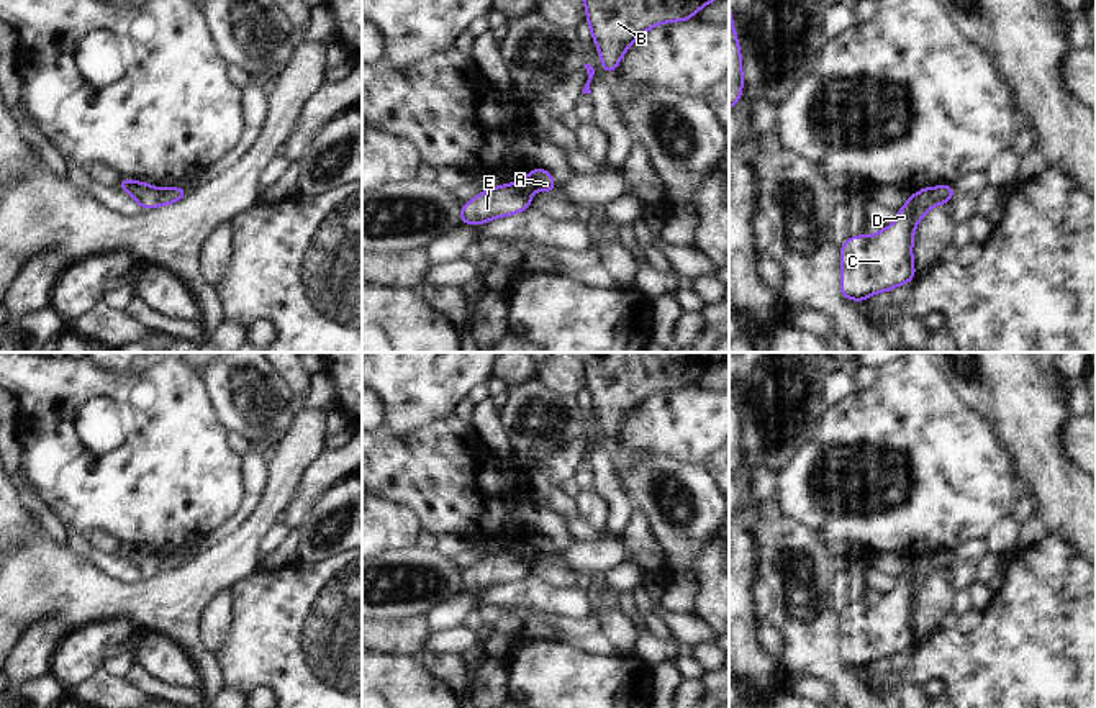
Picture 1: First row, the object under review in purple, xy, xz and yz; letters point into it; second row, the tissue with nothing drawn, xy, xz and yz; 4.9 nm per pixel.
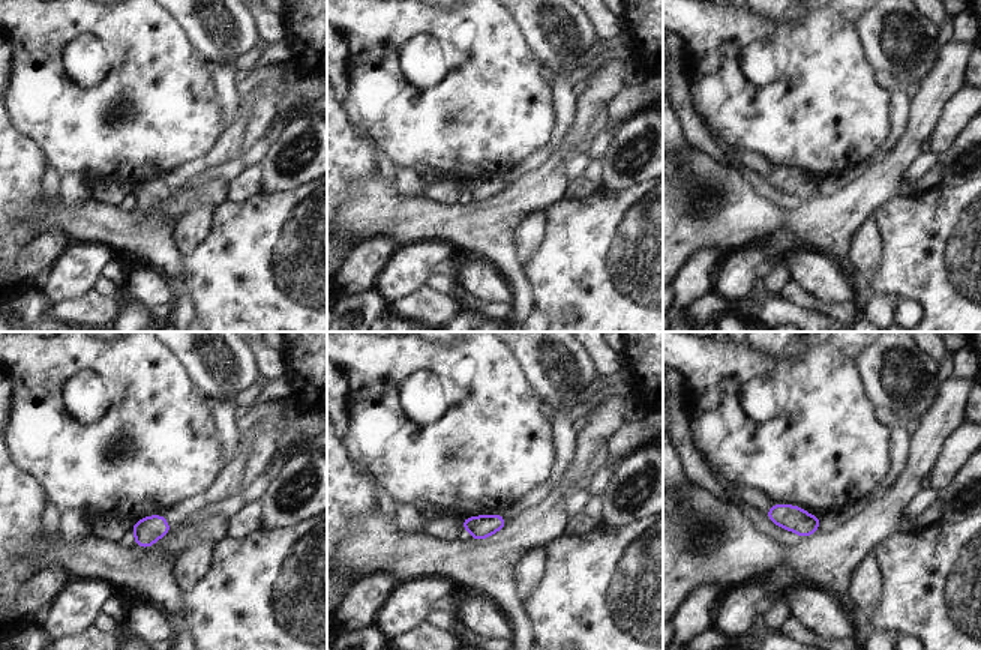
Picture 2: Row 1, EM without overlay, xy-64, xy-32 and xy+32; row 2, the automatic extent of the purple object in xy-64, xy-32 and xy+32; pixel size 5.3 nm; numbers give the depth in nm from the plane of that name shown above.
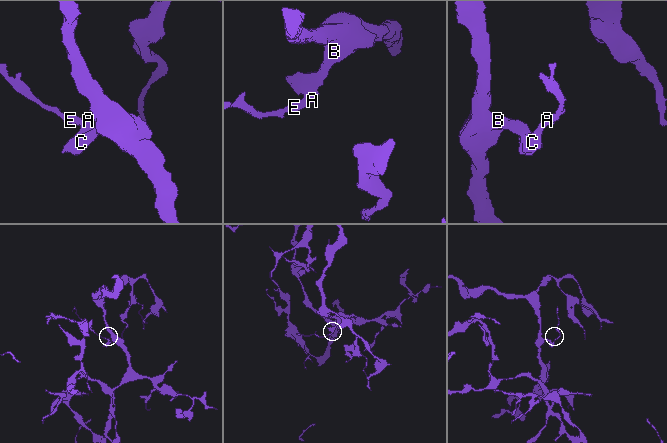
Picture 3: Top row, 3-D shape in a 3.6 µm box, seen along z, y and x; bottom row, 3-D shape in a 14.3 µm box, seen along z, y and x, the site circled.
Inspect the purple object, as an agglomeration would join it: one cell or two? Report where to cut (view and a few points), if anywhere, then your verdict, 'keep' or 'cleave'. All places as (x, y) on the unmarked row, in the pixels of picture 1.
xy (159, 556), (154, 572) | cleave

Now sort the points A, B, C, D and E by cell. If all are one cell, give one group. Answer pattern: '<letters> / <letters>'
A B C D / E

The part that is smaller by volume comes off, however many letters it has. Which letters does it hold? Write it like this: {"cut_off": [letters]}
{"cut_off": ["E"]}

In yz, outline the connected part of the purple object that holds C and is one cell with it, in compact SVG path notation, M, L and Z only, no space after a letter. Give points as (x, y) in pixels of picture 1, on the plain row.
M932 554L909 562L896 587L876 601L850 603L840 613L840 660L847 667L890 659L913 649L913 603L919 587L934 574Z

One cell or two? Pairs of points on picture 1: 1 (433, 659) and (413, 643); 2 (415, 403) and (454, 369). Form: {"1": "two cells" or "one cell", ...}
{"1": "two cells", "2": "one cell"}

